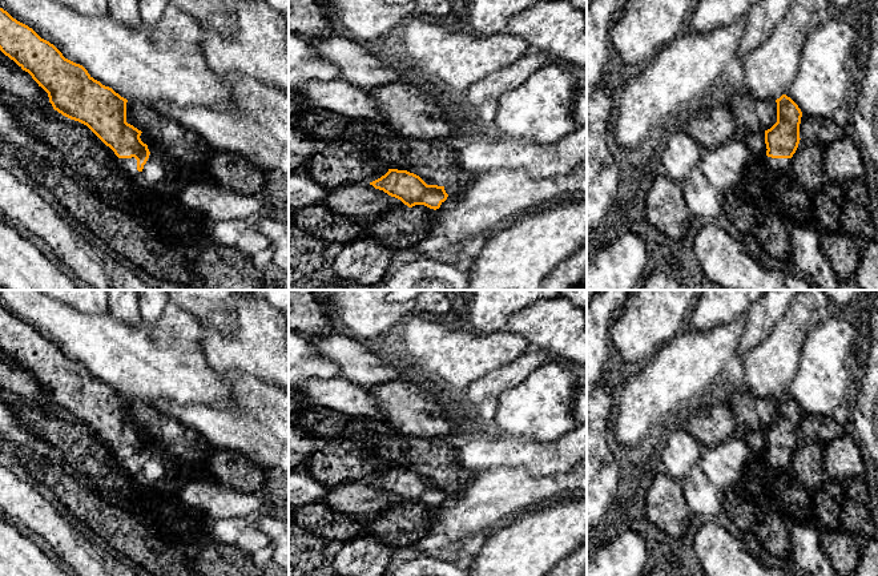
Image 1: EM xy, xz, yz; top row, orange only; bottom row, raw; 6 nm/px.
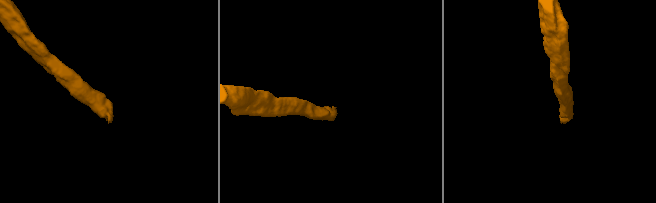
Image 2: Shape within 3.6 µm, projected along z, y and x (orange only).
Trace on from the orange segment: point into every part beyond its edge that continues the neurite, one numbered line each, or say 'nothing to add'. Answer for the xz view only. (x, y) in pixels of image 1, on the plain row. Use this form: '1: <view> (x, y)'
nothing to add

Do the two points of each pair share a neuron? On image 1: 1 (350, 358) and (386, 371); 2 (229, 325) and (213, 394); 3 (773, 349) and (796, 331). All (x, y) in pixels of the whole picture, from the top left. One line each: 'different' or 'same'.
1: same
2: different
3: same

